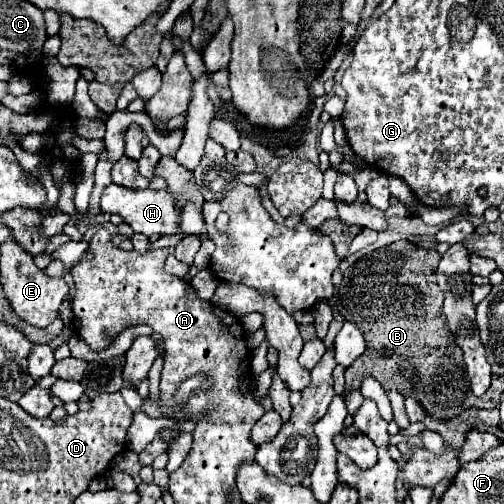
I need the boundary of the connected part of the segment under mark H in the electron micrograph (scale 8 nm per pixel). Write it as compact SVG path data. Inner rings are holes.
M108 184L104 190L102 190L102 200L100 200L100 208L102 212L108 212L108 214L120 214L124 218L126 224L132 226L134 232L140 232L140 234L154 234L154 236L170 236L170 234L176 234L180 228L178 228L178 222L180 222L180 216L176 212L176 198L168 192L168 190L160 190L160 192L154 192L154 190L140 190L140 192L132 192L130 188L120 188L116 184Z

